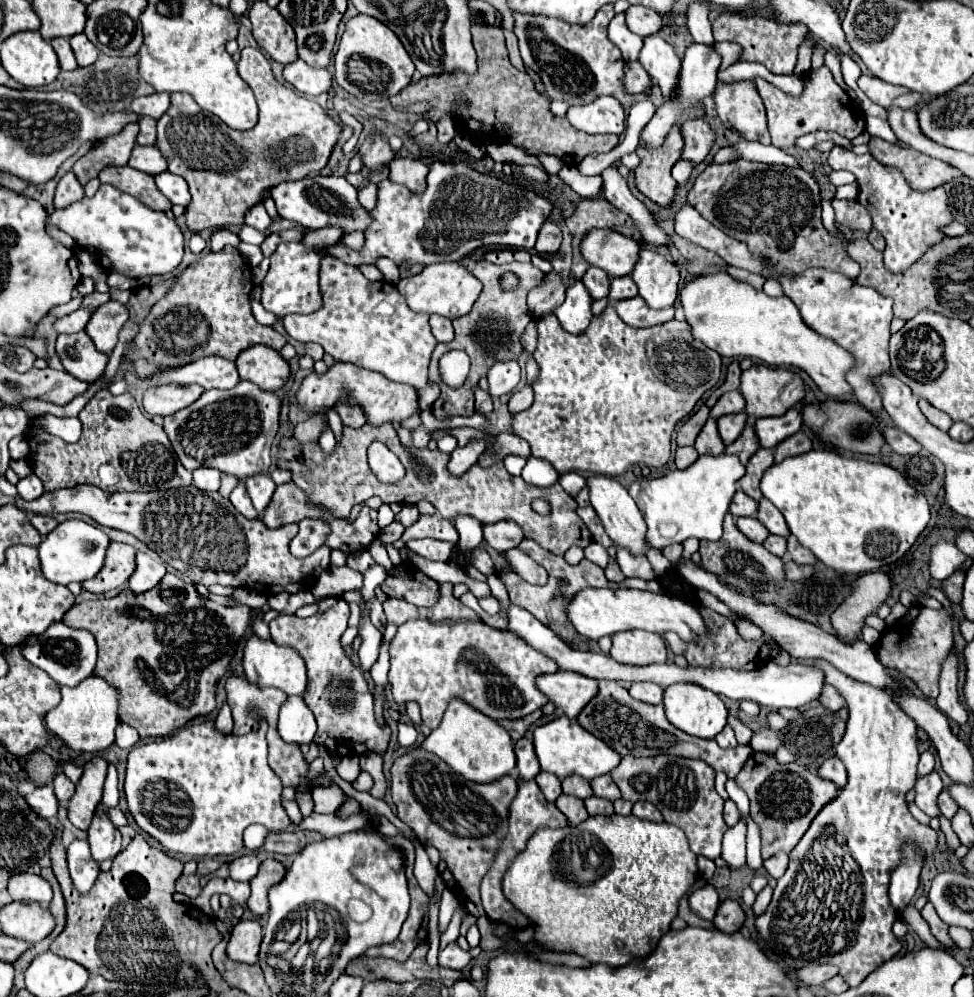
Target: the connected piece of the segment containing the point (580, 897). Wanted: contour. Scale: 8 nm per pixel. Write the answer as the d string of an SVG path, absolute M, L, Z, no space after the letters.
M594 815L588 817L586 821L582 821L580 825L566 825L562 829L550 829L550 827L542 827L538 829L526 843L526 849L520 851L512 865L506 869L504 879L502 879L502 891L506 895L506 899L510 903L514 903L514 907L530 917L532 925L534 925L534 943L548 949L548 951L556 951L556 953L576 953L584 959L588 959L590 963L604 963L610 967L622 967L628 965L634 959L644 959L648 957L654 947L658 945L660 937L664 933L670 931L670 923L672 919L678 915L678 901L682 899L682 895L688 891L688 887L696 881L696 855L690 851L688 847L688 839L684 835L682 829L678 829L676 825L668 825L668 823L652 823L652 821L644 821L638 819L636 815L628 815L628 817L620 817L620 815Z

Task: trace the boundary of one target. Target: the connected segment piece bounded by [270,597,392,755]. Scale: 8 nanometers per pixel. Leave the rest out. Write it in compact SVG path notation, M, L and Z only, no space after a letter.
M340 597L322 599L316 615L300 619L296 615L280 613L270 621L270 635L278 645L294 647L306 663L308 669L308 685L302 695L308 709L314 713L318 723L318 733L314 735L314 743L324 745L326 749L334 749L336 755L362 755L376 753L384 755L390 743L390 727L388 723L380 725L374 713L374 695L368 689L368 683L358 667L346 657L344 647L340 645L340 637L348 627L350 609L348 603Z

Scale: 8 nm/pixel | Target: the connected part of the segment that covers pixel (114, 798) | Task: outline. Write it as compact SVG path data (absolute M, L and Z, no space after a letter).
M110 763L102 803L108 803L108 807L116 807L118 805L118 797L120 797L120 791L118 791L118 773L116 773L116 767Z

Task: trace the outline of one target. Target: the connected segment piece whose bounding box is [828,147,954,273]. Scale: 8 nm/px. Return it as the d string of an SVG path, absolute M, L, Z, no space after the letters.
M834 147L828 155L828 165L832 169L846 169L856 175L860 187L858 203L870 211L874 229L878 229L884 235L886 239L884 265L894 273L906 271L906 267L910 267L918 257L922 257L930 249L930 245L938 243L944 237L938 229L954 221L948 207L948 195L942 187L930 191L916 191L908 185L902 171L882 165L870 153L854 155L842 147Z

